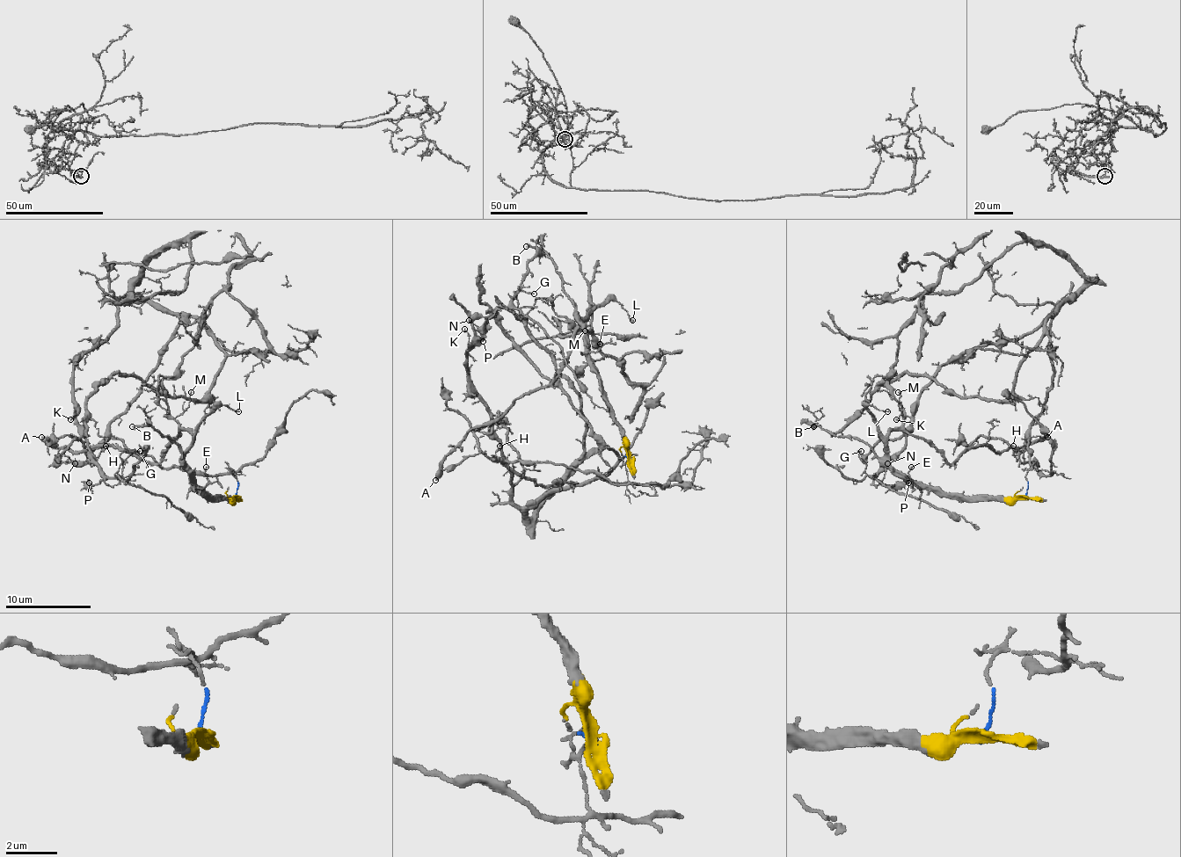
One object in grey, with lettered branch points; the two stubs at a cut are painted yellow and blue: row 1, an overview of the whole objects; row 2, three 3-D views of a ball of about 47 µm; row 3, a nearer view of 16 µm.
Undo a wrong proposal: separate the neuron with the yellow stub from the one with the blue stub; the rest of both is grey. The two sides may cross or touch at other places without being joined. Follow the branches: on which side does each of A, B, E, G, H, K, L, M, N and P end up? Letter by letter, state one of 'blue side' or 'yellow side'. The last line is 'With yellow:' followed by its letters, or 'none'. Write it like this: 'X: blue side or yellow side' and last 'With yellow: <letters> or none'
A: yellow side
B: yellow side
E: yellow side
G: blue side
H: blue side
K: blue side
L: yellow side
M: yellow side
N: blue side
P: blue side
With yellow: A, B, E, L, M

